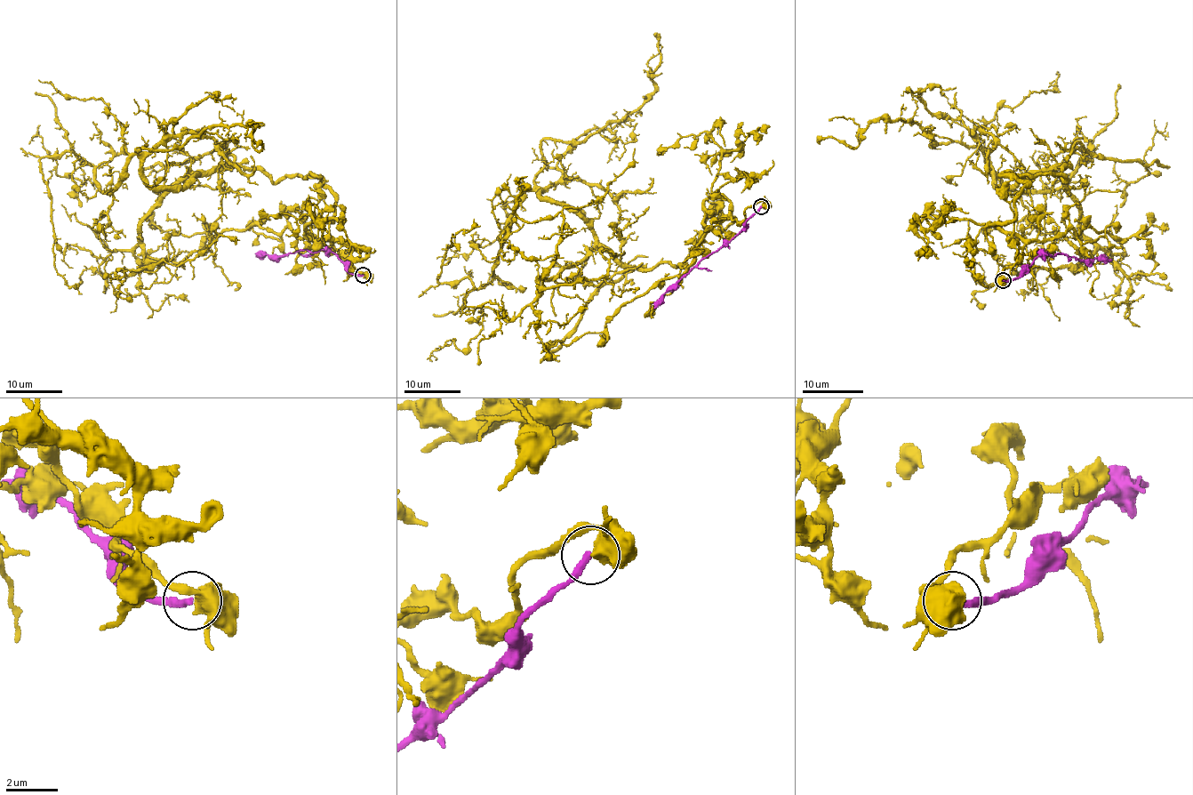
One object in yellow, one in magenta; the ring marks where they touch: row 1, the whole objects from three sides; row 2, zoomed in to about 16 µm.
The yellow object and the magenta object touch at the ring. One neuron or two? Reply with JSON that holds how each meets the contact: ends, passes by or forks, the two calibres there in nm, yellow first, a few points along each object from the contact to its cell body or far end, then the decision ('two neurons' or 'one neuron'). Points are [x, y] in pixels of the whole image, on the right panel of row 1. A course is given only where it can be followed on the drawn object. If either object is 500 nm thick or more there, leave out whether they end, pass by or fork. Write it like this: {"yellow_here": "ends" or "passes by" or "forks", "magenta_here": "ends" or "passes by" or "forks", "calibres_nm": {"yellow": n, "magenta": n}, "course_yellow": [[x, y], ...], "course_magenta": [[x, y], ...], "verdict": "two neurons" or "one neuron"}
{"calibres_nm": {"yellow": 700, "magenta": 280}, "course_yellow": [[1003, 280], [1024, 244], [1009, 180], [1068, 165], [996, 186], [987, 152], [1036, 190], [1079, 148], [1023, 301]], "course_magenta": [[1003, 280], [1015, 280], [1044, 253], [1064, 253], [1081, 260], [1111, 259]], "verdict": "two neurons"}

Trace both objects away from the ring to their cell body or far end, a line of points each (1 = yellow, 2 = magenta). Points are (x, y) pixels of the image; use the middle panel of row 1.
1: (762, 207), (706, 217), (679, 265), (624, 267), (525, 191), (493, 278), (437, 281), (480, 225)
2: (762, 207), (732, 239), (696, 264), (653, 308)

